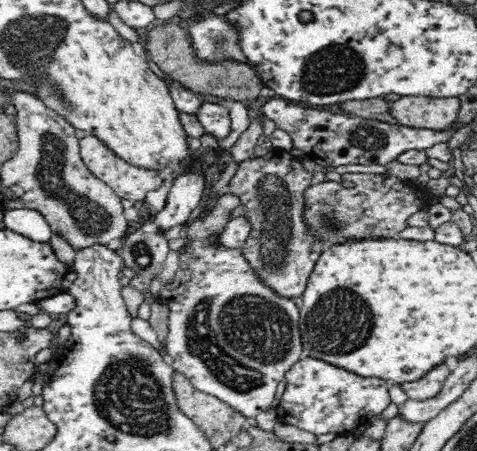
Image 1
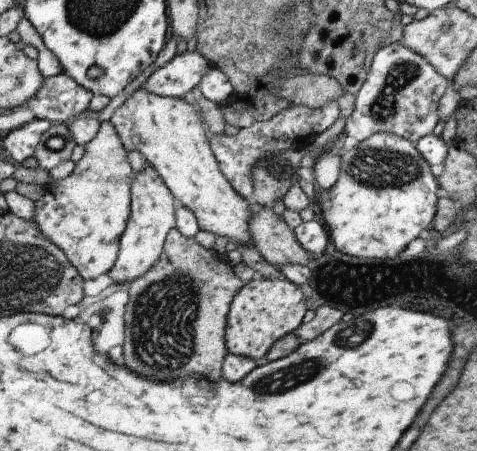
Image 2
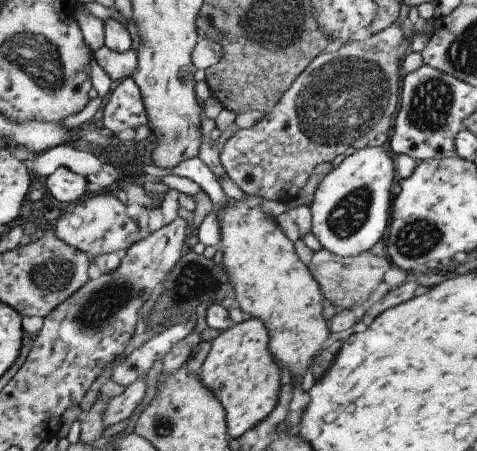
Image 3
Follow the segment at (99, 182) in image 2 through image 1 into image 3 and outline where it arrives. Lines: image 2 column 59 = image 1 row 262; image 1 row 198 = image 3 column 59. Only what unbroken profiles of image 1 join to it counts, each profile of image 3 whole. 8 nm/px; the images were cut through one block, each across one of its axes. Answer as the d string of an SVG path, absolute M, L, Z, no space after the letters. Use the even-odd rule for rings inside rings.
M112 191L95 193L81 199L81 202L75 202L69 212L61 211L53 232L61 242L87 253L91 258L98 254L125 250L147 236L147 232L139 229L136 222L127 216L126 204L121 196Z

